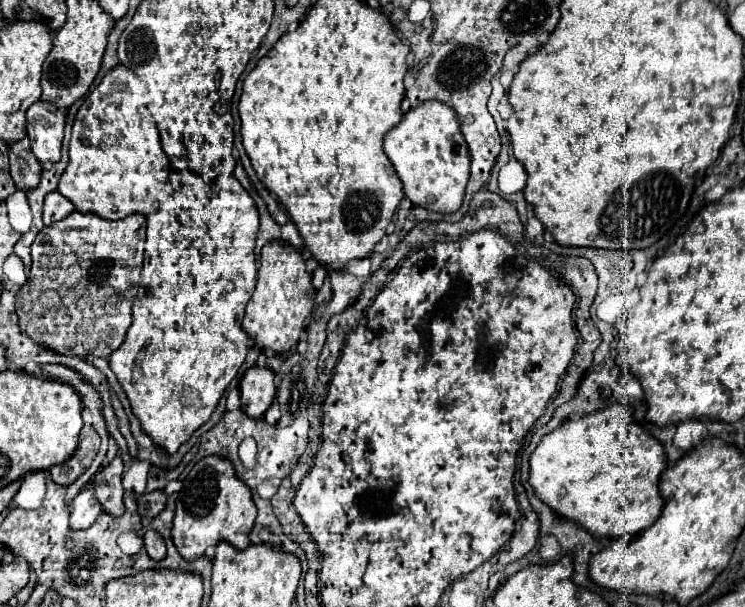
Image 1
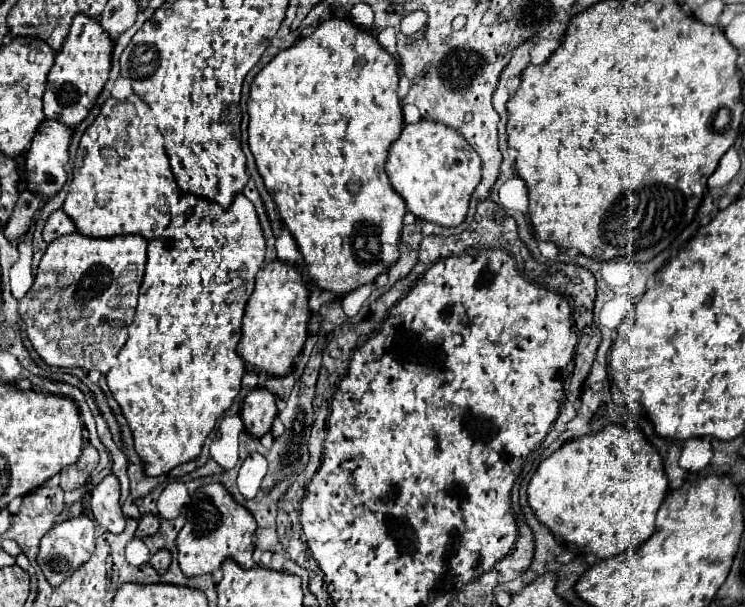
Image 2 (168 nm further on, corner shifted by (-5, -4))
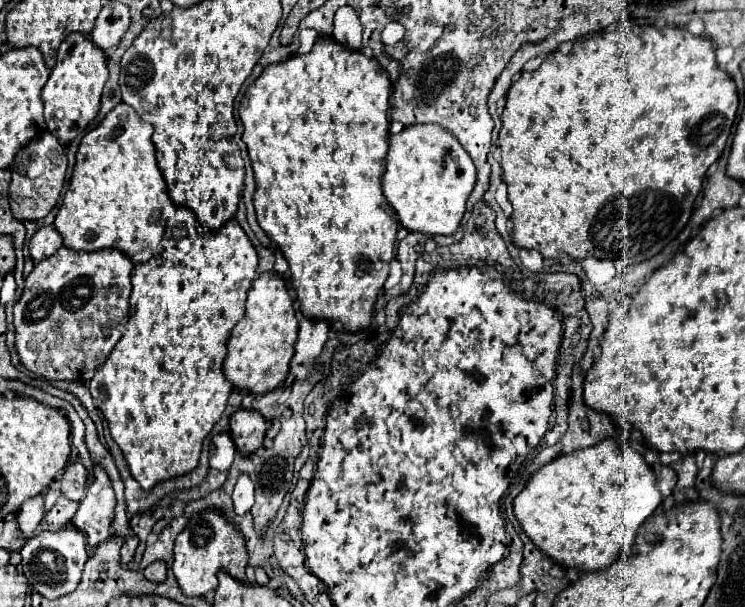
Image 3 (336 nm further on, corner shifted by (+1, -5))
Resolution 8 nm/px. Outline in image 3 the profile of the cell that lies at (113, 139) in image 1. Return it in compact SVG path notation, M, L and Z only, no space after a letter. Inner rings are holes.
M123 102L119 106L115 106L105 118L103 122L89 134L83 136L81 144L79 144L79 150L77 150L77 164L75 164L75 170L73 170L73 176L71 176L71 182L69 182L69 190L65 192L65 198L63 198L63 204L57 212L57 218L53 222L53 226L57 228L57 232L63 236L63 246L69 248L69 250L81 250L81 252L95 252L95 250L103 250L103 248L117 248L119 252L123 252L125 256L131 258L133 264L141 264L141 262L147 262L151 256L153 256L153 250L155 250L155 244L157 240L163 236L165 232L165 226L167 226L167 220L175 214L175 206L167 194L167 186L165 186L165 180L161 178L161 172L159 172L159 166L155 162L155 150L151 146L151 134L153 134L153 127L147 122L143 122L137 112L131 108L131 106L125 106Z

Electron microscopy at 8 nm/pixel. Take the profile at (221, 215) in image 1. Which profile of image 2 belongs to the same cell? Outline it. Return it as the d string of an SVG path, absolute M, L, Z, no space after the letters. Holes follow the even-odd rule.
M183 193L179 197L179 203L175 205L175 209L171 209L171 223L163 231L163 237L149 241L149 247L147 247L149 259L147 259L147 267L145 267L145 281L139 289L137 315L135 315L135 321L129 325L129 339L117 355L117 365L107 373L109 389L111 389L113 397L117 399L117 403L121 405L121 411L123 411L123 415L133 431L135 449L141 455L141 459L145 461L147 475L163 475L163 473L171 471L173 467L195 459L201 453L201 445L207 439L207 435L211 433L211 429L215 427L217 419L231 407L233 399L237 397L239 387L241 387L241 377L245 373L245 361L237 353L237 345L239 345L241 335L243 335L241 333L241 319L245 313L245 305L253 293L255 275L261 269L261 263L265 257L265 237L263 237L263 229L261 229L259 217L255 213L255 207L243 193L237 193L233 203L227 203L225 207L219 205L222 209L215 209L215 202L217 203L217 201L209 201L209 199L203 199L203 197L193 195L193 193Z

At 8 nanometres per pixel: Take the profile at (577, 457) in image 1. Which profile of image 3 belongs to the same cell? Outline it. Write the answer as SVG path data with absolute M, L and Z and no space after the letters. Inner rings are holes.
M607 438L605 442L599 442L589 450L577 450L573 454L565 454L545 464L541 470L537 470L529 480L529 484L523 488L523 492L515 498L513 512L525 534L531 538L531 542L553 562L561 564L563 568L597 572L605 570L617 558L627 556L631 552L633 536L659 504L661 504L661 494L657 490L657 480L653 470L633 450L629 450L623 460L619 444L613 438Z

